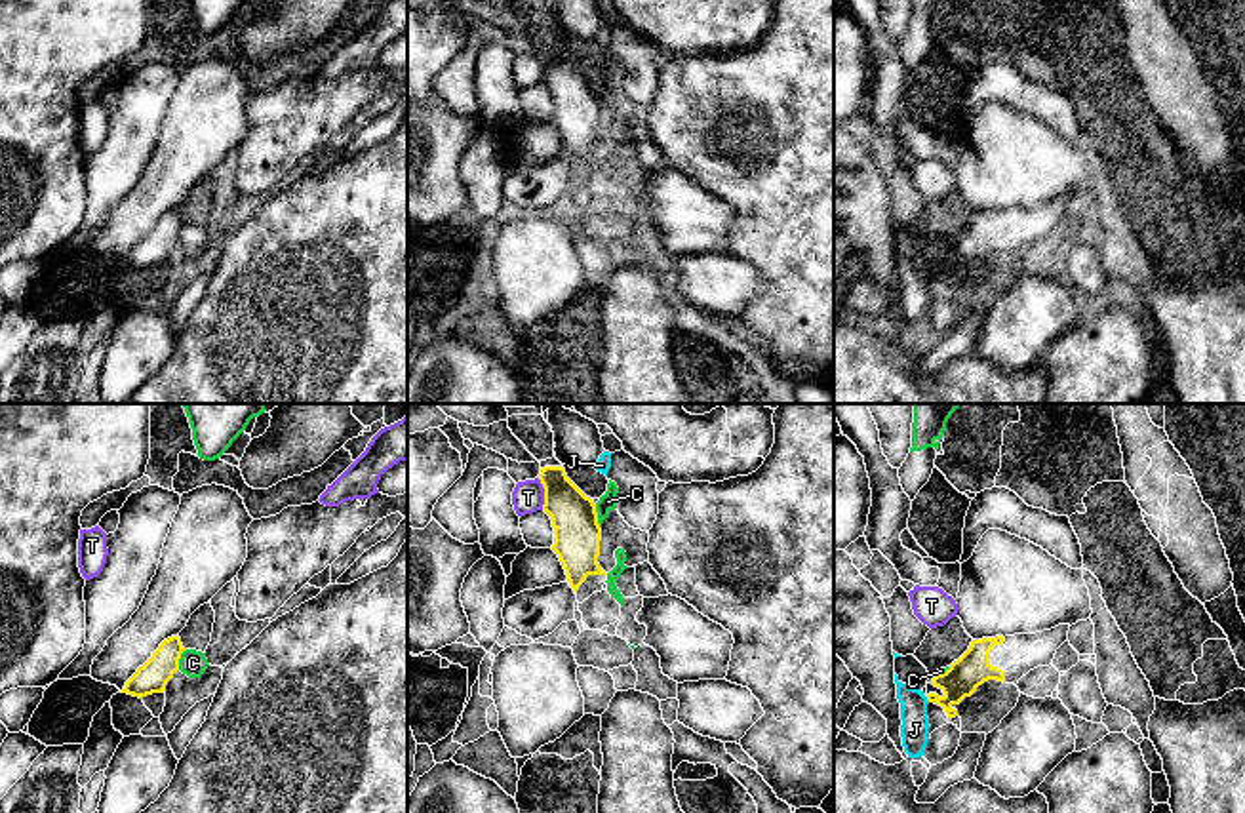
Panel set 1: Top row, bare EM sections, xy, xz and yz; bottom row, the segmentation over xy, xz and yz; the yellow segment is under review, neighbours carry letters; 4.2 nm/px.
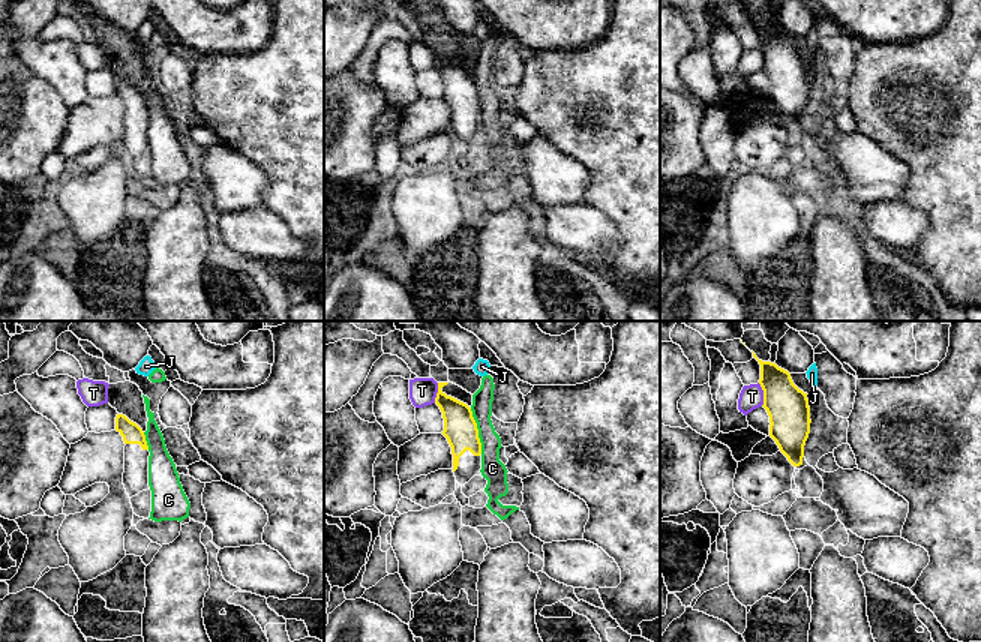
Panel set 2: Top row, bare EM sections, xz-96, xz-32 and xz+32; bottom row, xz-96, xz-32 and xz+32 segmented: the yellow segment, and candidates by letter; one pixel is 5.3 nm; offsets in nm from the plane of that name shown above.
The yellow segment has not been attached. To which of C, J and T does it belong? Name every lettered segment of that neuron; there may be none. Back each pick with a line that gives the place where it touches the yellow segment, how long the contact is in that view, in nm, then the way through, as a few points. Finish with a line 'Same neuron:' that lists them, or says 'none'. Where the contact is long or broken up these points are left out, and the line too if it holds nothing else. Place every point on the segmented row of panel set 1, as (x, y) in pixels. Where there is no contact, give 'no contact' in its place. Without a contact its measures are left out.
Same neuron: none

